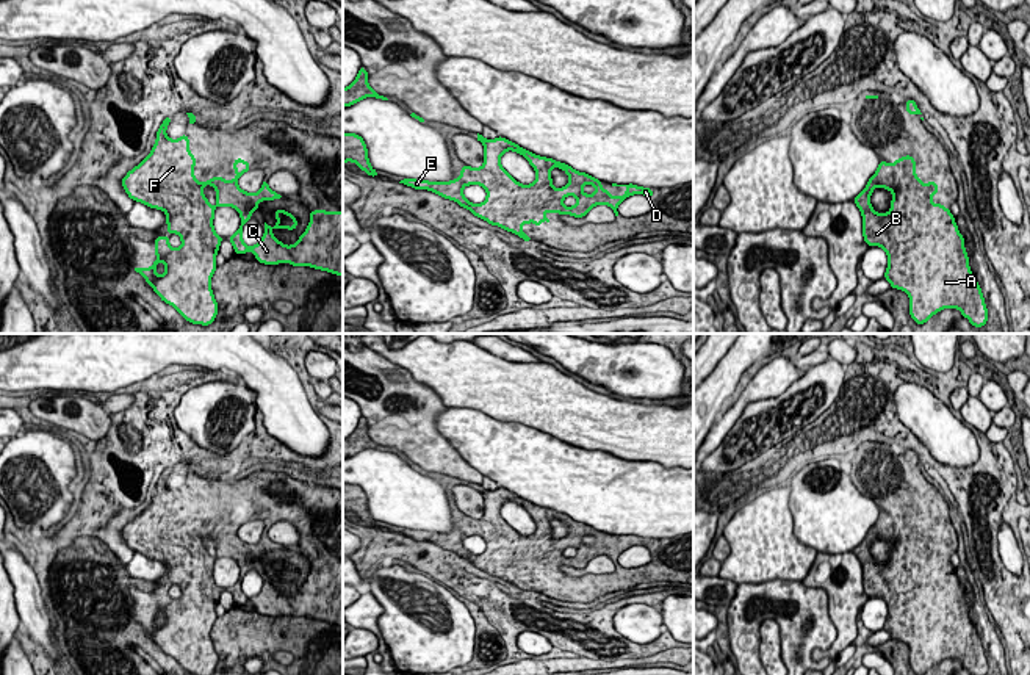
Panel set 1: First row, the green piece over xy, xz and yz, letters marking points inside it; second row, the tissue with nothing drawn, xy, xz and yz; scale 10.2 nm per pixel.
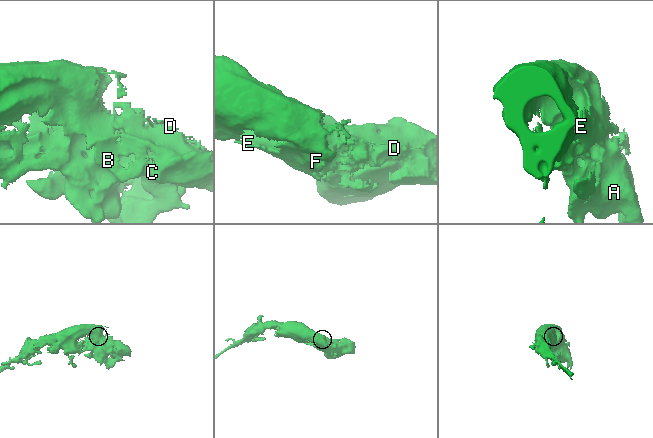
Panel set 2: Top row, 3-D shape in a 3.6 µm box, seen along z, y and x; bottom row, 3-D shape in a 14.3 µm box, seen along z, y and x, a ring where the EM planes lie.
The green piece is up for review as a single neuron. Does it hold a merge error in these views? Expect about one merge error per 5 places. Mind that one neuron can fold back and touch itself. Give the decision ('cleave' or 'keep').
keep

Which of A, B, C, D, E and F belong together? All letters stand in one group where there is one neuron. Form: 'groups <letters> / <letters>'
groups A B C D E F

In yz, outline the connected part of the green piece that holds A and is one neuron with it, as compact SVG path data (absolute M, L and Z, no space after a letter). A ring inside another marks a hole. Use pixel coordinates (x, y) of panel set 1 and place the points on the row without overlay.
M913 506L897 509L892 515L880 512L866 539L853 550L863 567L864 592L867 597L883 598L888 605L888 619L883 630L891 633L891 639L902 641L908 645L909 666L916 675L925 675L933 666L944 659L958 659L971 675L986 675L988 659L981 637L969 617L964 587L960 584L950 559L945 559L941 553L936 556L931 553L931 548L938 545L938 534L928 531L925 536L916 526L916 517L917 512L913 511ZM877 537L892 543L891 561L888 564L877 564L870 554L870 547Z

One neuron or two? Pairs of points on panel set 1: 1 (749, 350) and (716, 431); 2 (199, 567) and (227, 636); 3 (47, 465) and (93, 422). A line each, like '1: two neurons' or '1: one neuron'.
1: two neurons
2: two neurons
3: two neurons

